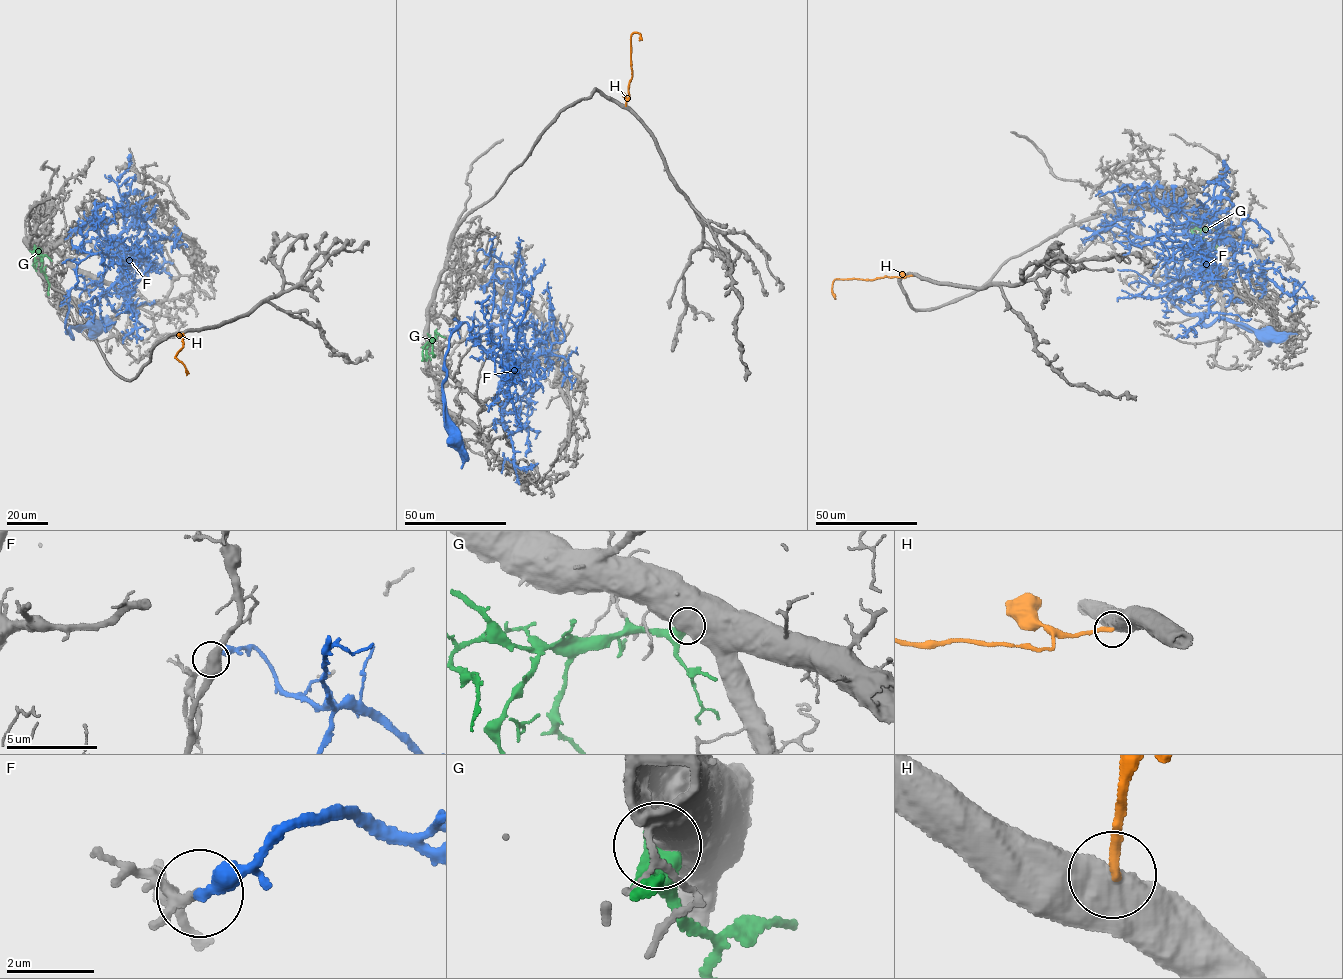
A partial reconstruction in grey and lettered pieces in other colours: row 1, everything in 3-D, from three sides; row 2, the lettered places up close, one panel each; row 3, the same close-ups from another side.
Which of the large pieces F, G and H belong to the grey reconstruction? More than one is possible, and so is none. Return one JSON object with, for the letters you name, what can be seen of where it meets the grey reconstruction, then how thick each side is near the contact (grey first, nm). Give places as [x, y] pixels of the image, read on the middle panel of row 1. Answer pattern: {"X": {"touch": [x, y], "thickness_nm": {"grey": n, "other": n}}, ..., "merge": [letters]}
{"merge": []}

